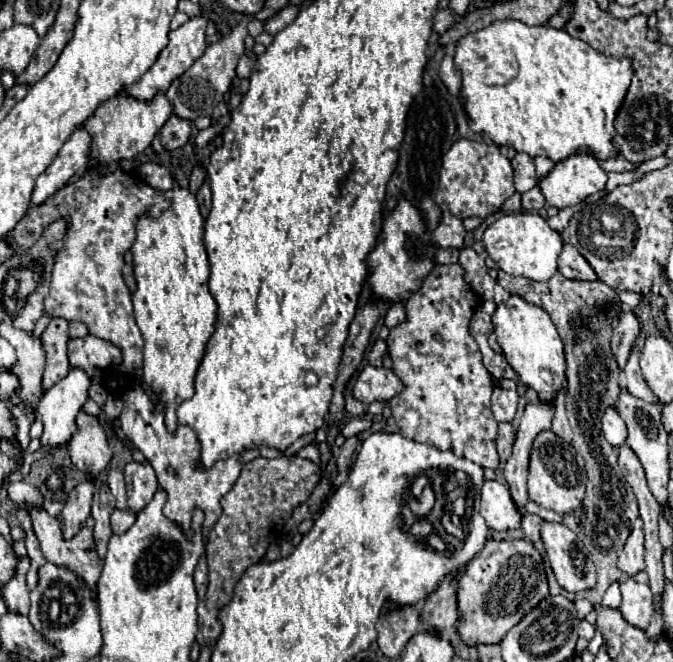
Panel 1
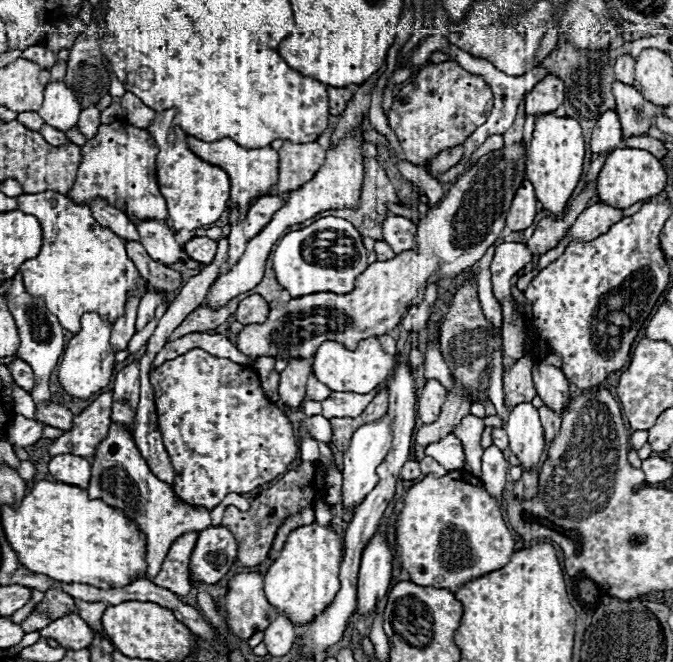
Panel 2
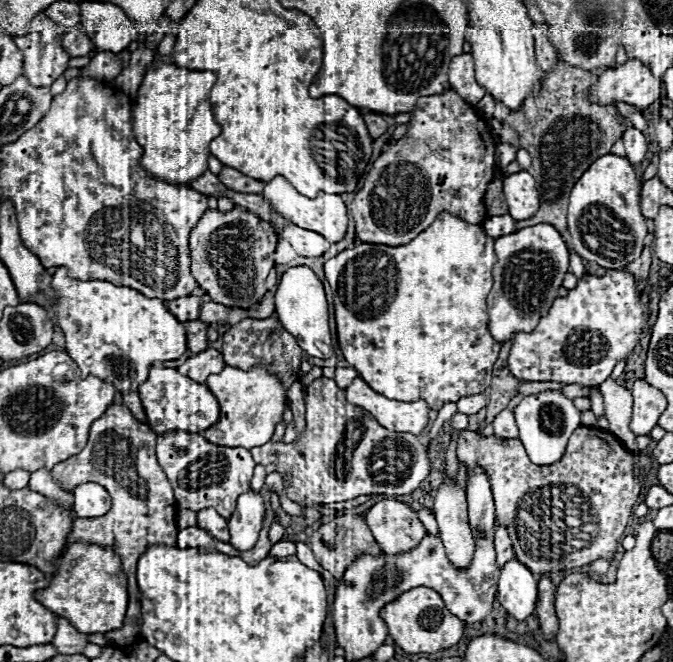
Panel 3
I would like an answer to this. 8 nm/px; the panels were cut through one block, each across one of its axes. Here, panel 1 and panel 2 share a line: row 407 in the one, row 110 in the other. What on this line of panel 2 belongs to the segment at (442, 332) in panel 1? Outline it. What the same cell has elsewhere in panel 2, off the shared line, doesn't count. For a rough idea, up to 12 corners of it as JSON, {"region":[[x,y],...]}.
{"region":[[450,60],[400,88],[388,122],[426,166],[486,122],[492,90]]}

